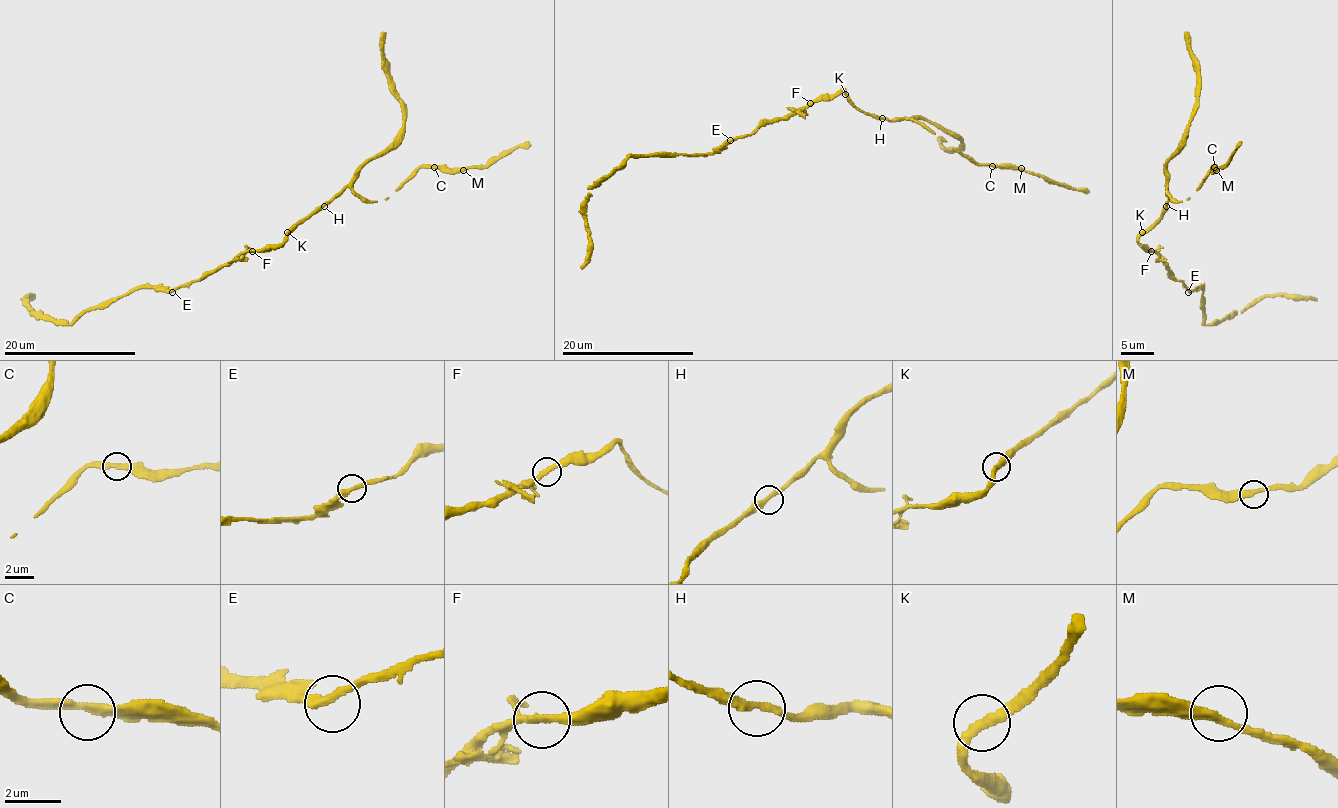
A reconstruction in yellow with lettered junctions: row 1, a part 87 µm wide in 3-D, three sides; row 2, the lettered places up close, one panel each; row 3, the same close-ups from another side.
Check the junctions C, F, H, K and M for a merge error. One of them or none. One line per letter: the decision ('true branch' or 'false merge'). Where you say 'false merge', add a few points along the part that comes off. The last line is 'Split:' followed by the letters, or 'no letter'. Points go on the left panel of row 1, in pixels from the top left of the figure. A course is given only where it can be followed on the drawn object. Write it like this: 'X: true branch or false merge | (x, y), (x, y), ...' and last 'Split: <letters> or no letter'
C: true branch
F: true branch
H: true branch
K: true branch
M: true branch
Split: no letter

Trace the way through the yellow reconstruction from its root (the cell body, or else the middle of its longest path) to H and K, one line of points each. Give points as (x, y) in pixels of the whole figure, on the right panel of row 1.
H: (1153, 250), (1145, 249), (1138, 237), (1162, 218), (1166, 206)
K: (1153, 250), (1145, 249), (1138, 242), (1142, 232)

